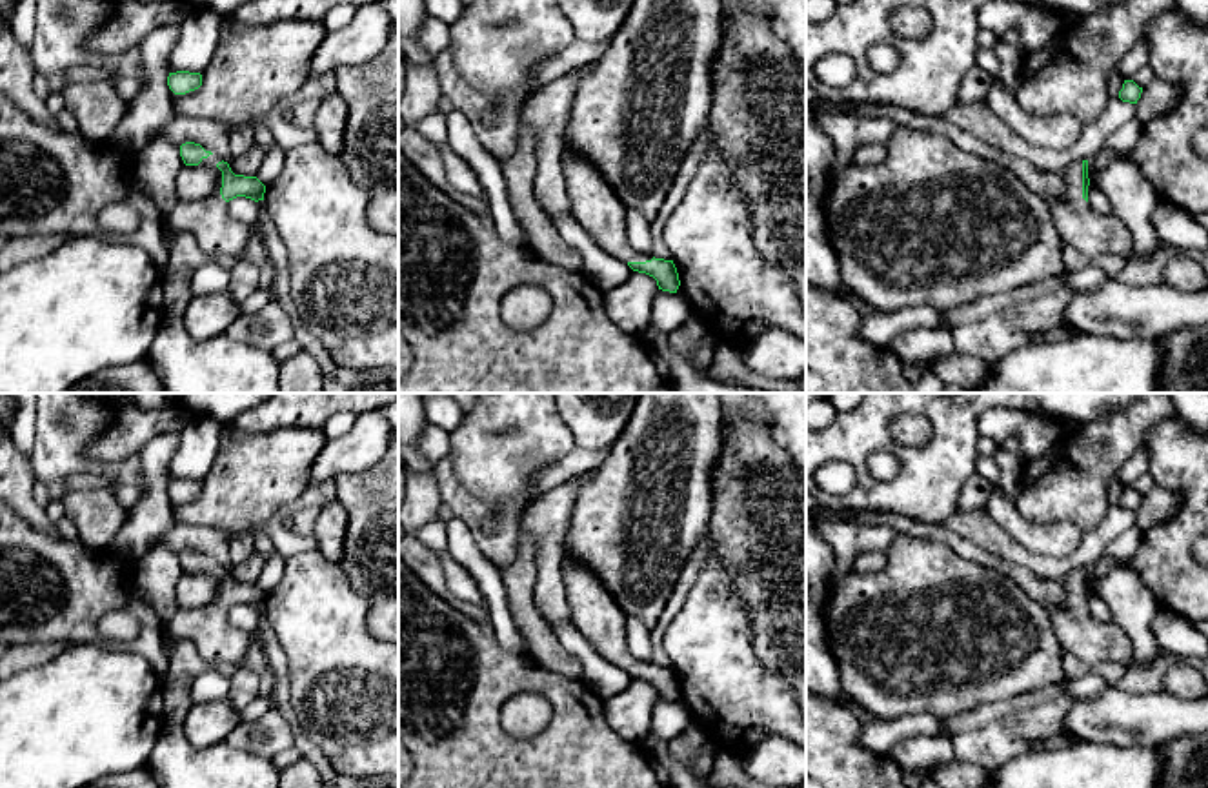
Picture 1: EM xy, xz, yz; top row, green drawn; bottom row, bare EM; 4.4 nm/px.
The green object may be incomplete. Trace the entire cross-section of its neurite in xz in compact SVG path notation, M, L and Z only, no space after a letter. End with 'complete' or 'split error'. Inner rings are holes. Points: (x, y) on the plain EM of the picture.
M562 561L571 622L593 652L633 679L657 688L659 697L677 701L680 688L673 668L644 664L628 652L626 615L604 582L579 561Z; split error

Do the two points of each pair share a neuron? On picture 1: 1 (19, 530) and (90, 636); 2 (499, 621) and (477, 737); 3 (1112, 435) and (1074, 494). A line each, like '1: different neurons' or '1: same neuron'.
1: same neuron
2: different neurons
3: same neuron

